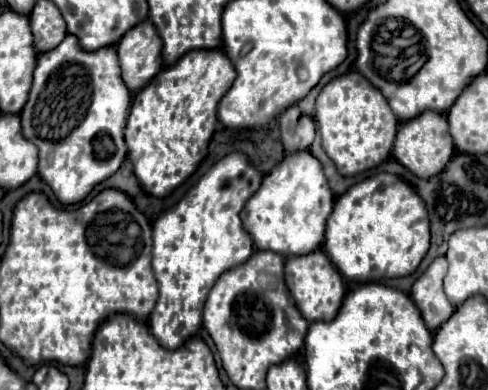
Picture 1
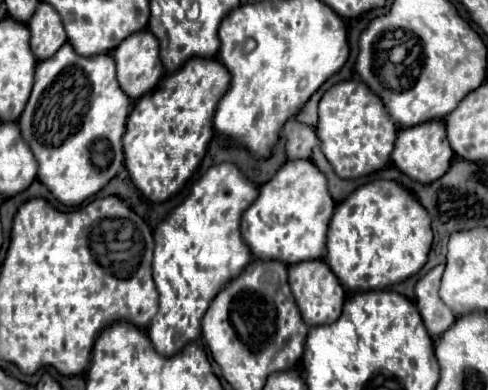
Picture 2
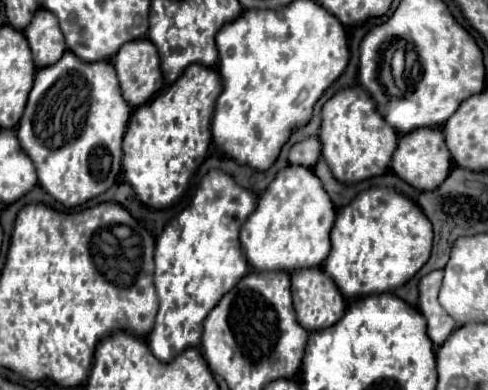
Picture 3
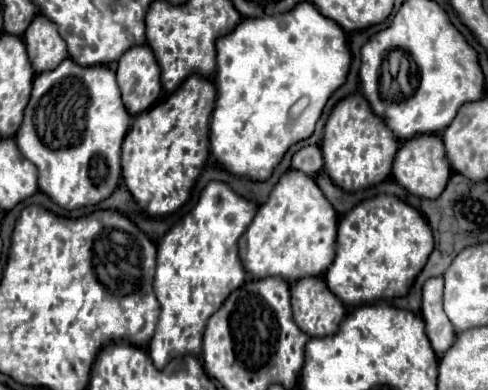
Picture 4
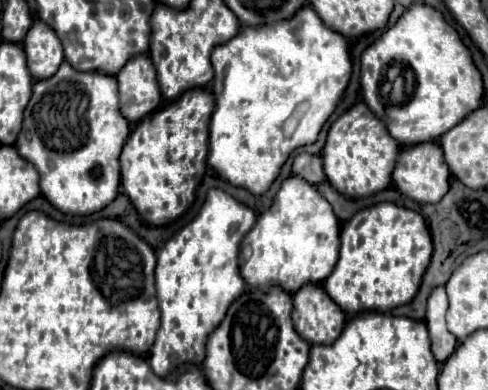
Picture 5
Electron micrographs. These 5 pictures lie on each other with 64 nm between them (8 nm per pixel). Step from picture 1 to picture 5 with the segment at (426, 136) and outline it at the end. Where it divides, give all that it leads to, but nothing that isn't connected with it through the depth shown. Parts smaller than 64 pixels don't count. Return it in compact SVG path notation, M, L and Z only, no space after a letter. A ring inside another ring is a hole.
M438 142L432 144L416 144L416 148L402 148L396 160L396 168L392 172L394 186L406 194L408 198L420 204L436 204L448 192L450 184L450 170L444 160L444 152Z

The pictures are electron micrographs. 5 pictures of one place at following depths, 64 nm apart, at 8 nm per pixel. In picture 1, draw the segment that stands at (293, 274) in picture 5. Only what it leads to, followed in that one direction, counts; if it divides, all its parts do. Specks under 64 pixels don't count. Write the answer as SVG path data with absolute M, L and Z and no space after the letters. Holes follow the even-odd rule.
M290 152L264 176L260 188L242 210L244 228L250 232L258 250L272 250L282 256L308 254L324 242L326 218L334 206L334 194L322 172L320 160L308 152Z

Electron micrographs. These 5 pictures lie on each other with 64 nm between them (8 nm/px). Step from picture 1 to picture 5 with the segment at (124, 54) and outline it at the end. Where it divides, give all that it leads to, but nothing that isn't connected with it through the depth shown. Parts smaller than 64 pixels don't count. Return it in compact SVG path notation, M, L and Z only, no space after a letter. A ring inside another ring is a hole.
M148 54L132 56L116 74L120 88L120 110L128 122L138 122L162 104L156 68Z

